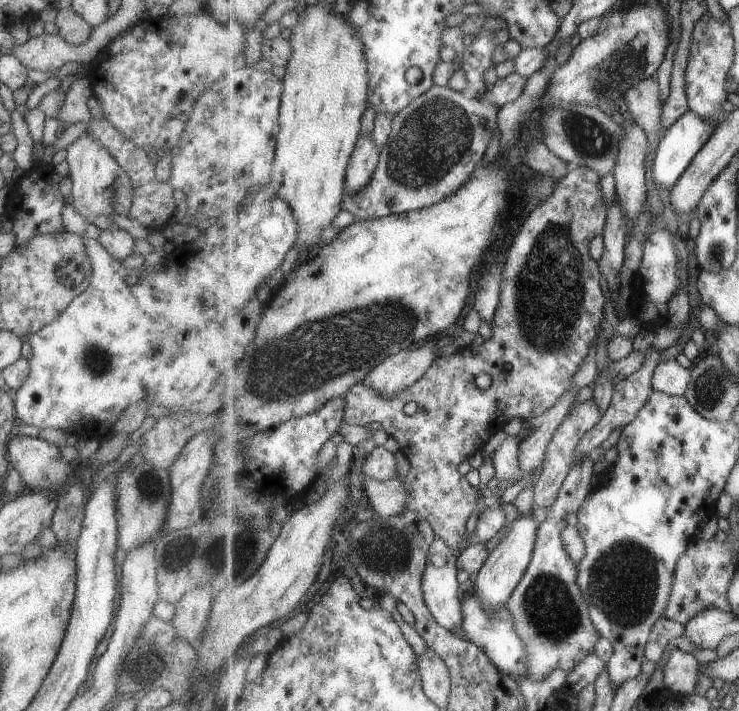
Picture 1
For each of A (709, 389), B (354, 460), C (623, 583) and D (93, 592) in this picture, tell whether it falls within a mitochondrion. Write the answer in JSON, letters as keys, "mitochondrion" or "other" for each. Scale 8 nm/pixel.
{"A":"mitochondrion","B":"other","C":"mitochondrion","D":"other"}

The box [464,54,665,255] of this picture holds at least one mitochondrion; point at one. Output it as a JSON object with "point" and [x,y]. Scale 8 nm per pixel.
{"point":[590,139]}

